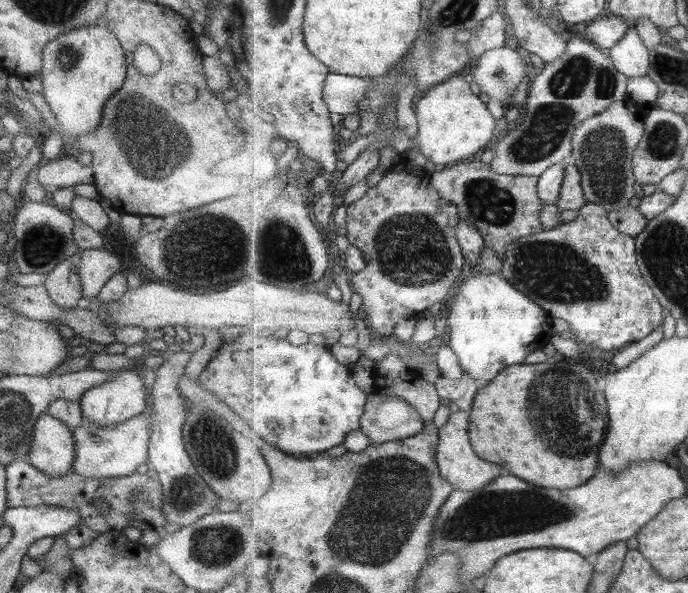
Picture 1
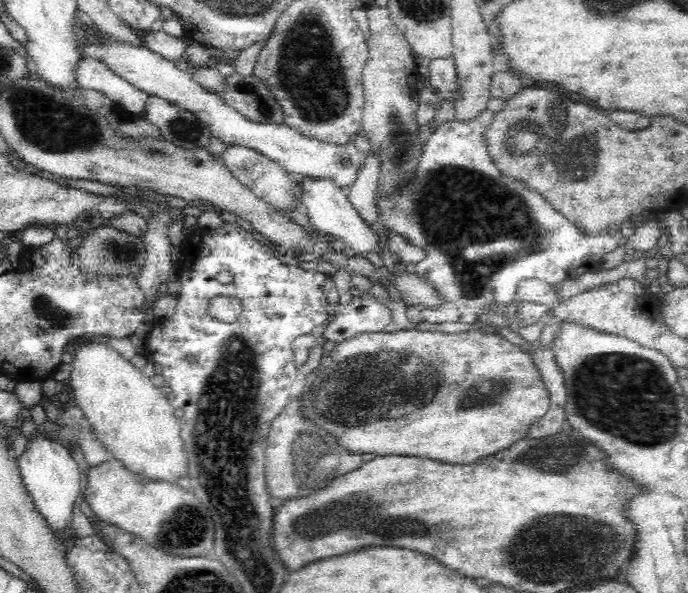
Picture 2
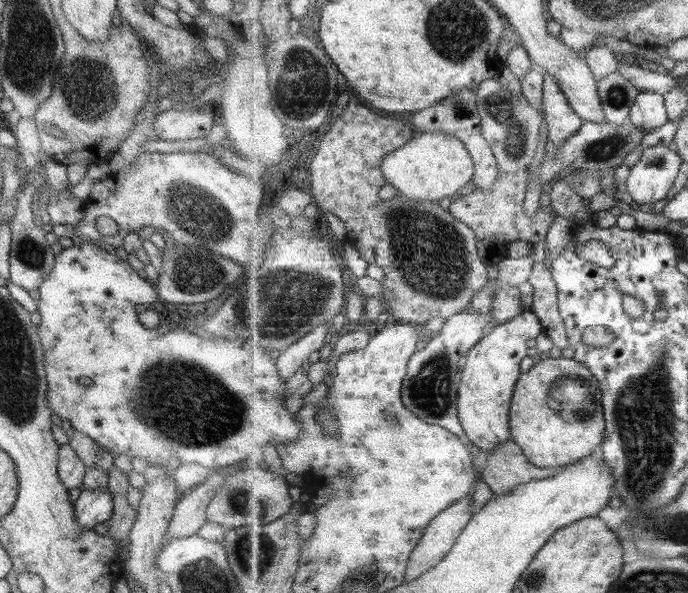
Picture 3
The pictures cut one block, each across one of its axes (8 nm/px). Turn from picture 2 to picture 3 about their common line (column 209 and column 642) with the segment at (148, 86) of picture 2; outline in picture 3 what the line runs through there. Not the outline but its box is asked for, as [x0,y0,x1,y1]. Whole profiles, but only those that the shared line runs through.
[630,91,670,134]

